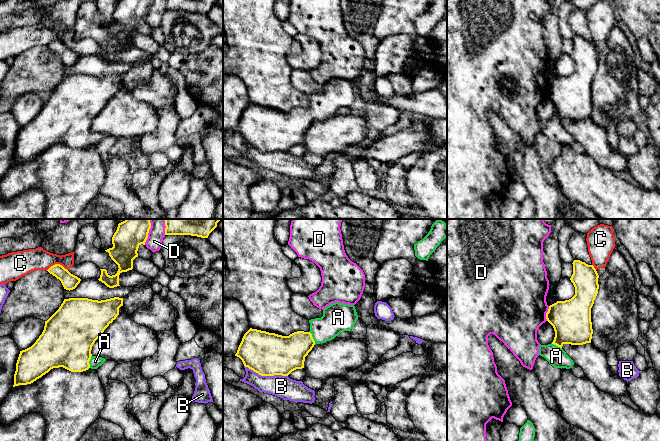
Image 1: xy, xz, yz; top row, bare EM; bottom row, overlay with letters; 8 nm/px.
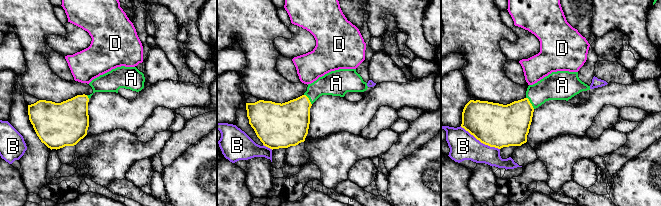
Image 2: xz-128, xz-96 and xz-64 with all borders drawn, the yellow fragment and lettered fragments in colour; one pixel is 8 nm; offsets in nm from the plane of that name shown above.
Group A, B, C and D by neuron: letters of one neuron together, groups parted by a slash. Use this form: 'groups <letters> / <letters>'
groups A / B / C / D

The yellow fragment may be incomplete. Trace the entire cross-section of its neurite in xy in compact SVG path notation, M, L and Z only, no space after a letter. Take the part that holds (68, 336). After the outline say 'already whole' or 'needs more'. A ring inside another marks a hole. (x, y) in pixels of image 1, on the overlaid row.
M119 297L101 301L88 298L64 299L59 309L45 321L44 330L36 342L20 351L13 387L31 384L53 368L63 367L71 372L97 369L106 359L93 356L92 346L119 315L121 306L123 306L123 298Z | needs more

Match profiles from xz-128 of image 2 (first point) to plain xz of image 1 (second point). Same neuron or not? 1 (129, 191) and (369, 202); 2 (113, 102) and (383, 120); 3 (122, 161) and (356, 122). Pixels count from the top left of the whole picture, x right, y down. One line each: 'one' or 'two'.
1: one
2: two
3: two

